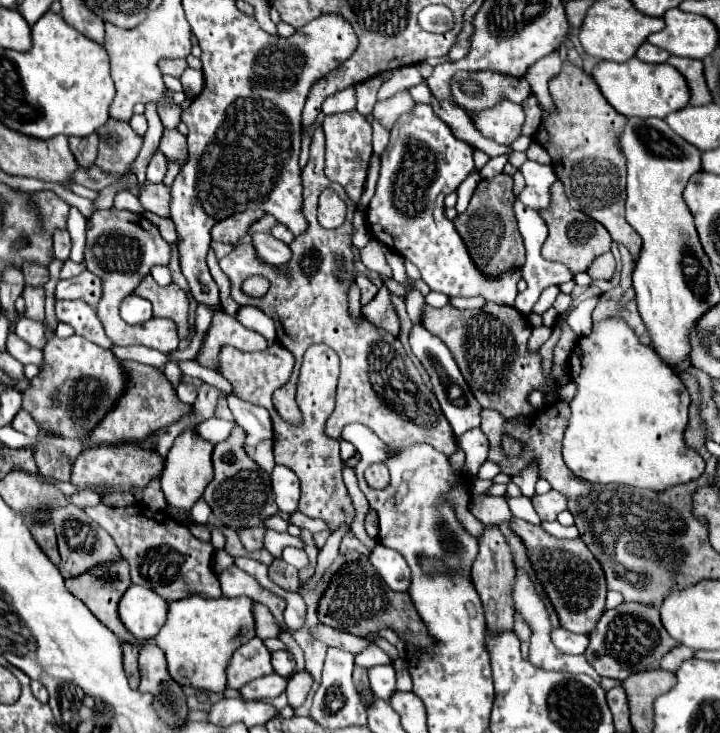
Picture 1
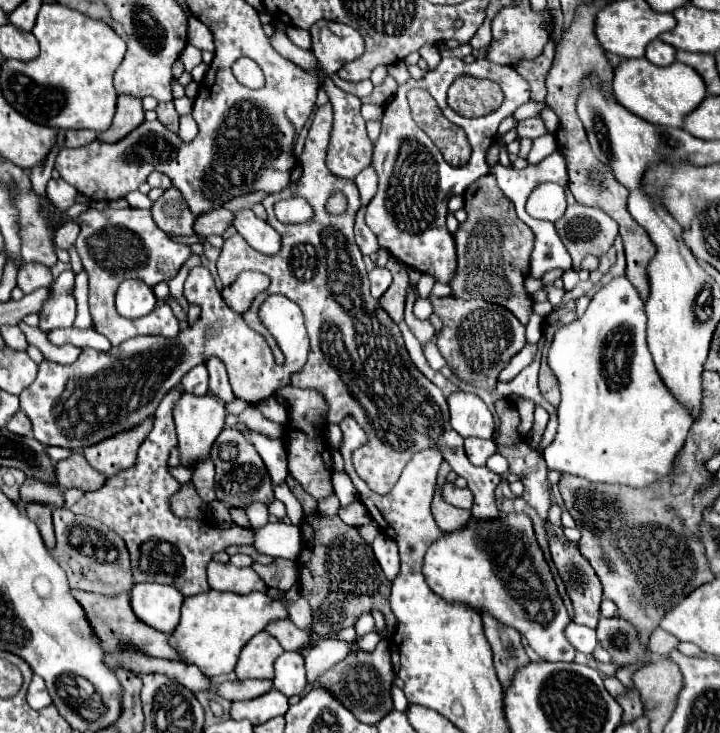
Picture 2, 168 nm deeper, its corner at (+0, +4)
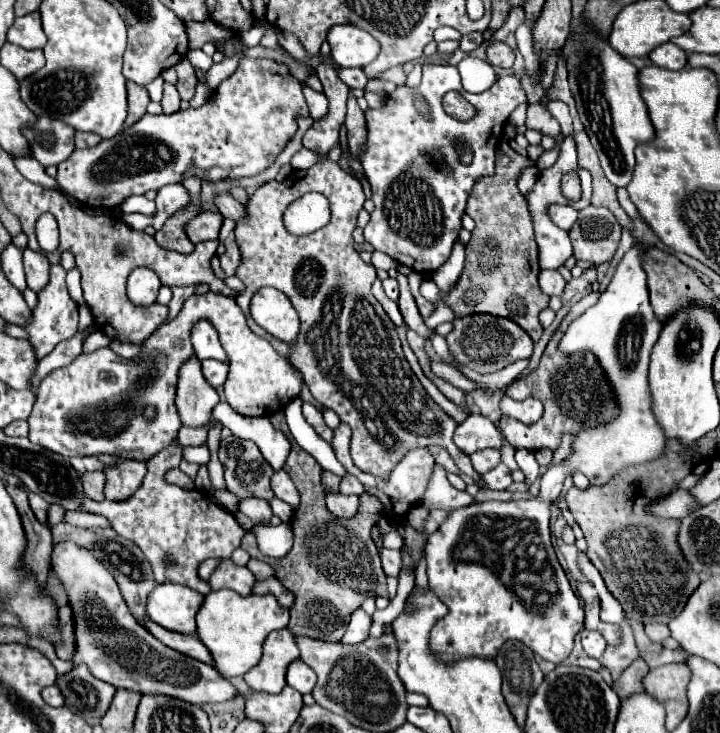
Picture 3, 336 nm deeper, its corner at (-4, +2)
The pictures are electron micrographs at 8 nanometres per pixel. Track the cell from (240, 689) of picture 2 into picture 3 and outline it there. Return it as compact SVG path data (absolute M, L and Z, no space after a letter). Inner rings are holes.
M59 542L51 552L51 566L61 580L75 622L75 652L73 664L87 664L89 672L123 690L171 696L189 704L225 702L231 700L237 690L223 678L213 666L197 662L191 656L175 652L161 644L145 626L141 626L129 612L113 574L85 548L75 542Z

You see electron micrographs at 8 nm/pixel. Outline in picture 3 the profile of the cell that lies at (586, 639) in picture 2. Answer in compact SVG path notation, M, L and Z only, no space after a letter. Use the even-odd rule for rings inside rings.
M583 630L581 634L583 634L583 648L585 648L585 652L591 658L601 658L601 654L607 648L607 642L603 640L603 636L599 632L589 632L589 630Z

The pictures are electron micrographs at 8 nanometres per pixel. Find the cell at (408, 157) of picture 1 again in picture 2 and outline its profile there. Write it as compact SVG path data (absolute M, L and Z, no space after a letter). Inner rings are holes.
M443 58L437 66L437 70L427 72L421 80L409 80L395 92L393 100L385 106L383 122L381 122L381 136L375 142L373 148L373 162L371 166L377 170L379 176L379 190L375 198L365 208L365 222L371 228L371 232L377 236L379 246L387 248L397 260L403 264L421 270L423 274L429 274L439 284L449 284L455 278L457 272L457 250L455 240L451 232L445 226L445 214L447 214L447 200L451 194L463 194L469 184L485 176L489 166L485 164L485 152L493 144L493 138L497 134L497 126L503 118L511 116L517 106L525 104L529 100L529 84L521 78L519 72L515 72L511 66L499 66L489 60L475 60L471 64L465 64L459 58ZM471 74L475 78L489 78L497 82L505 94L505 100L499 110L487 116L479 118L465 118L457 114L447 104L447 90L451 82L461 76ZM411 88L423 88L427 90L447 114L447 120L455 122L463 132L467 134L467 140L471 144L471 158L465 166L453 168L449 166L439 148L429 140L429 136L413 122L407 92Z

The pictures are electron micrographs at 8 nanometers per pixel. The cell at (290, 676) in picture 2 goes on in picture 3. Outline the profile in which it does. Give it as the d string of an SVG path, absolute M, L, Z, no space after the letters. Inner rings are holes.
M295 660L295 662L289 666L289 670L287 670L287 684L289 684L291 688L299 690L301 694L311 692L313 686L315 686L315 680L317 680L317 676L315 676L313 668L309 668L309 666L307 666L305 662L301 662L301 660Z

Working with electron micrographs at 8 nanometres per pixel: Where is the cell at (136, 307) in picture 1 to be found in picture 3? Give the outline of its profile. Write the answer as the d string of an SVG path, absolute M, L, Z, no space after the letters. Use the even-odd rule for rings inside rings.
M135 268L129 274L129 282L127 282L127 296L133 304L137 306L149 306L155 302L157 292L161 288L161 280L159 276L149 270L149 268Z

